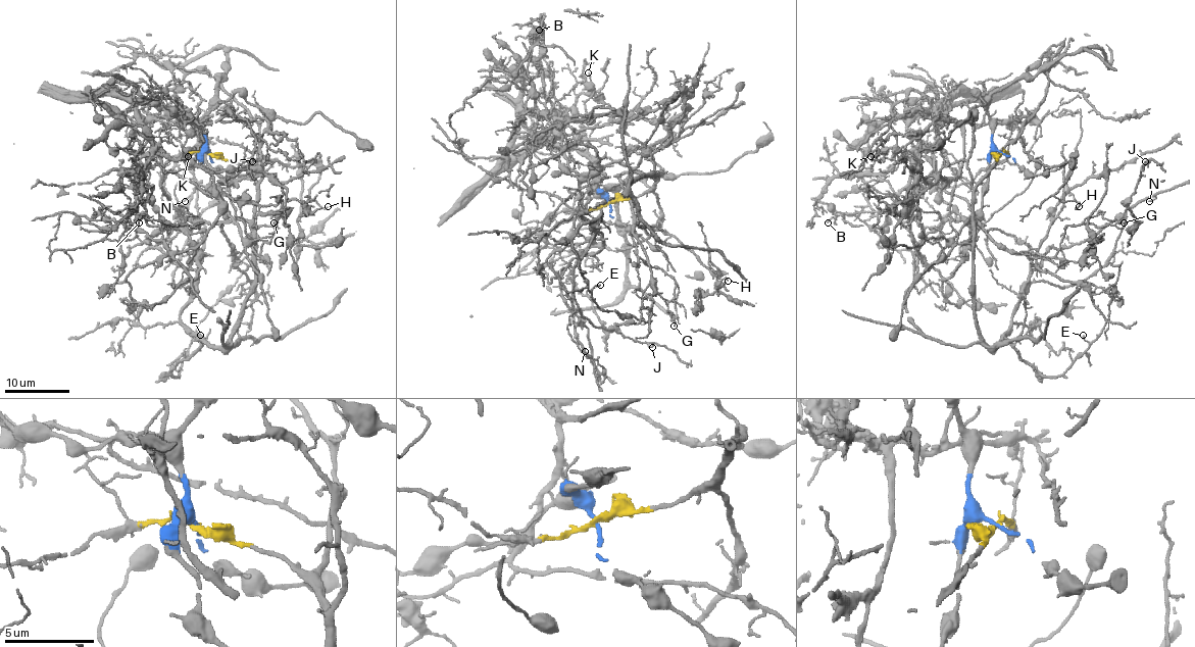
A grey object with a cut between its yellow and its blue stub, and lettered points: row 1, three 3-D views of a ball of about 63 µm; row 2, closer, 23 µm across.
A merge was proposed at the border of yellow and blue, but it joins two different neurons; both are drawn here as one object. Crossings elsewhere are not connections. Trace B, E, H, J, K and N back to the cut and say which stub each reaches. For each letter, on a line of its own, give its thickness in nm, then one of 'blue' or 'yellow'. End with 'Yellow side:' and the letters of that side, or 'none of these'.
B: calibre 120 nm; blue
E: calibre 170 nm; yellow
H: calibre 150 nm; blue
J: calibre 150 nm; yellow
K: calibre 140 nm; blue
N: calibre 110 nm; yellow
Yellow side: E, J, N

